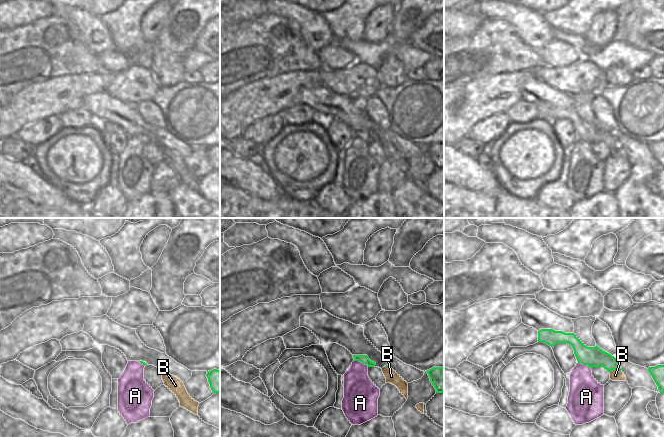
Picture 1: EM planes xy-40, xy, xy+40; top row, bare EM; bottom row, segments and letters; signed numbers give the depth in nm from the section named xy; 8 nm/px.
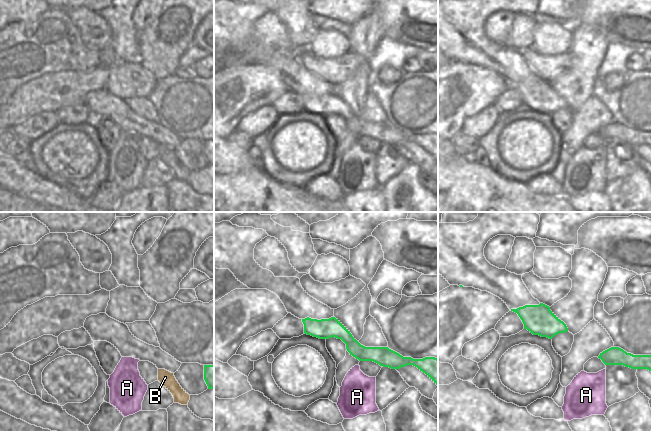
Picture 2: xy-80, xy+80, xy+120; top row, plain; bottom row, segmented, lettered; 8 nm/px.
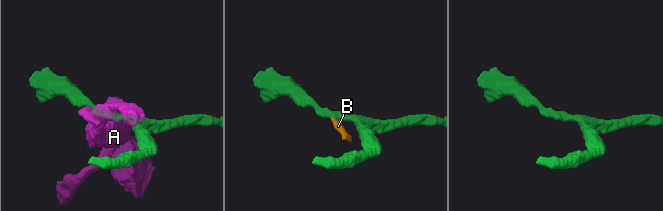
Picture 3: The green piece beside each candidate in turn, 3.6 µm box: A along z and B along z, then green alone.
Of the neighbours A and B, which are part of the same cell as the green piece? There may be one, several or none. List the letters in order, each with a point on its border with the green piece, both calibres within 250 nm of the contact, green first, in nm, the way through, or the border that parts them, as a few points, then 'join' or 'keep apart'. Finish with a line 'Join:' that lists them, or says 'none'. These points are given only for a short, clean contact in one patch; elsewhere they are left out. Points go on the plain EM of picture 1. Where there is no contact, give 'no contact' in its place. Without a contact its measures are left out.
A: xy (361, 138) | 70/260 nm | keep apart
B: xy+40 (614, 145) | 160/90 nm | along xy+40 (620, 146), (608, 147) | keep apart
Join: none

